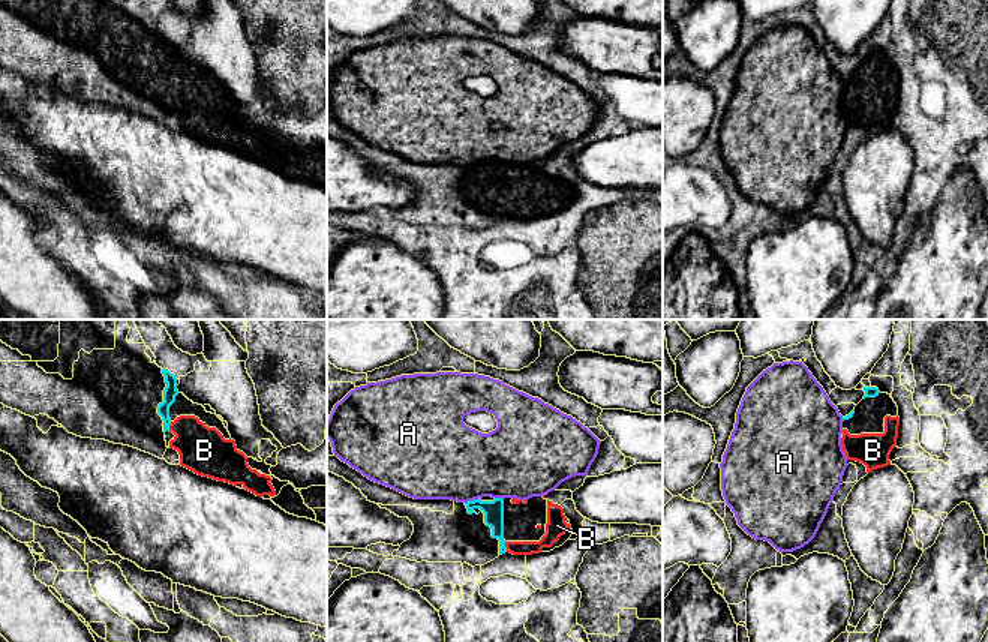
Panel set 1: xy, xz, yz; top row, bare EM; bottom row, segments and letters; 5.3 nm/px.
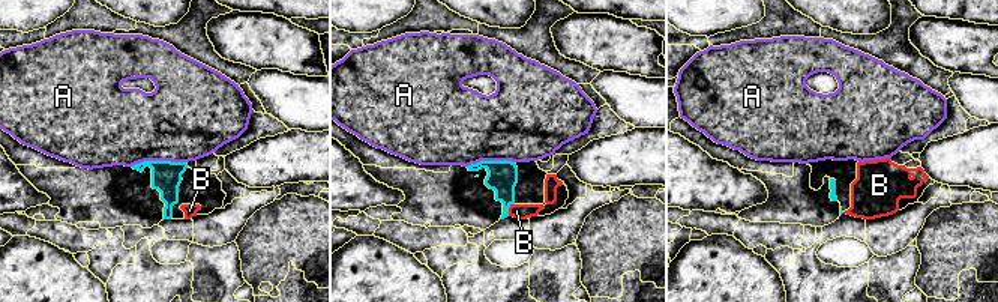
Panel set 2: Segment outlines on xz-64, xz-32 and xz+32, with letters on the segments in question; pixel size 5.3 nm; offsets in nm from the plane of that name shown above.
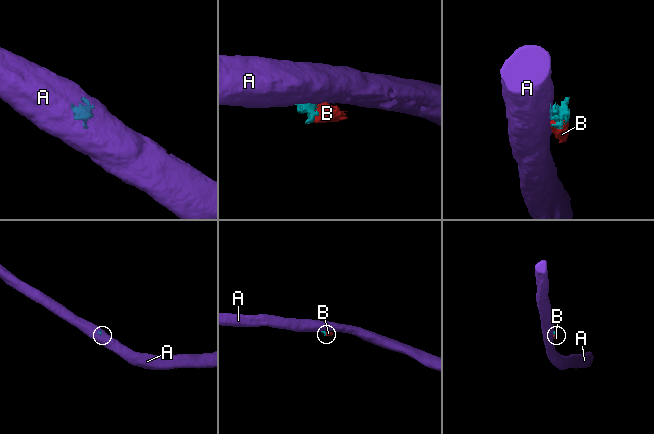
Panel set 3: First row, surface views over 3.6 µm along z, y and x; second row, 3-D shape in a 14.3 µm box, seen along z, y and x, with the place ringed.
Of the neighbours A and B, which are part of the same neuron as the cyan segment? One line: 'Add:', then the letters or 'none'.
Add: B

